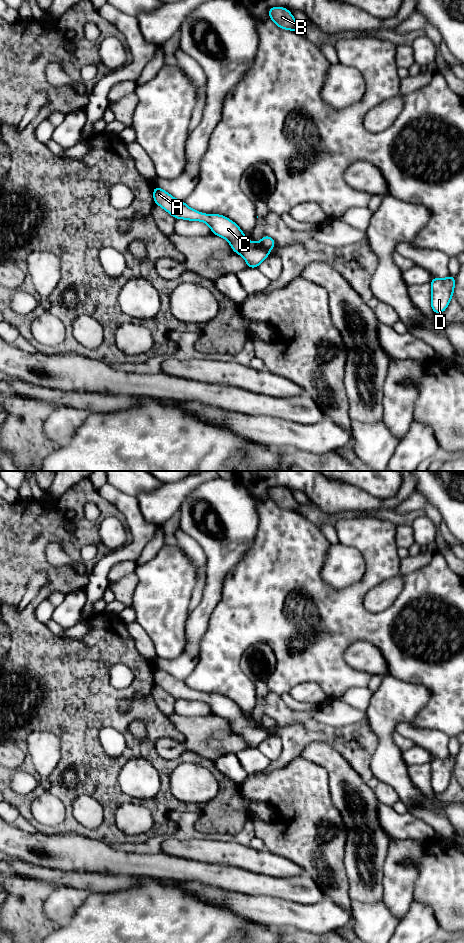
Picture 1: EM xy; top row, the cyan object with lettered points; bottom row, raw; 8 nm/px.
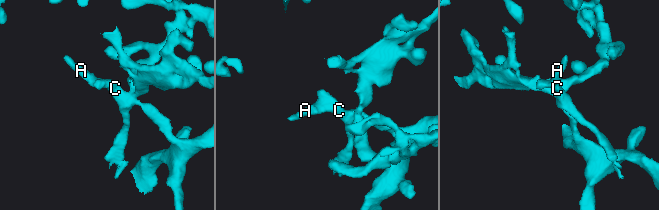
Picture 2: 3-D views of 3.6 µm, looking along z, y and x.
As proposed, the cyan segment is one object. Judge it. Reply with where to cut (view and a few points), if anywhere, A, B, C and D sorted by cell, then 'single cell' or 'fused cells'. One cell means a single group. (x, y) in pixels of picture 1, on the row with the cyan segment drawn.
cut in xy along (259, 243), (268, 250); A C D / B; fused cells

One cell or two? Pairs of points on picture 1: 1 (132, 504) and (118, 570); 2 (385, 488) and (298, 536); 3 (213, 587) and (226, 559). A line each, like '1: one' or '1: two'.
1: two
2: two
3: one

